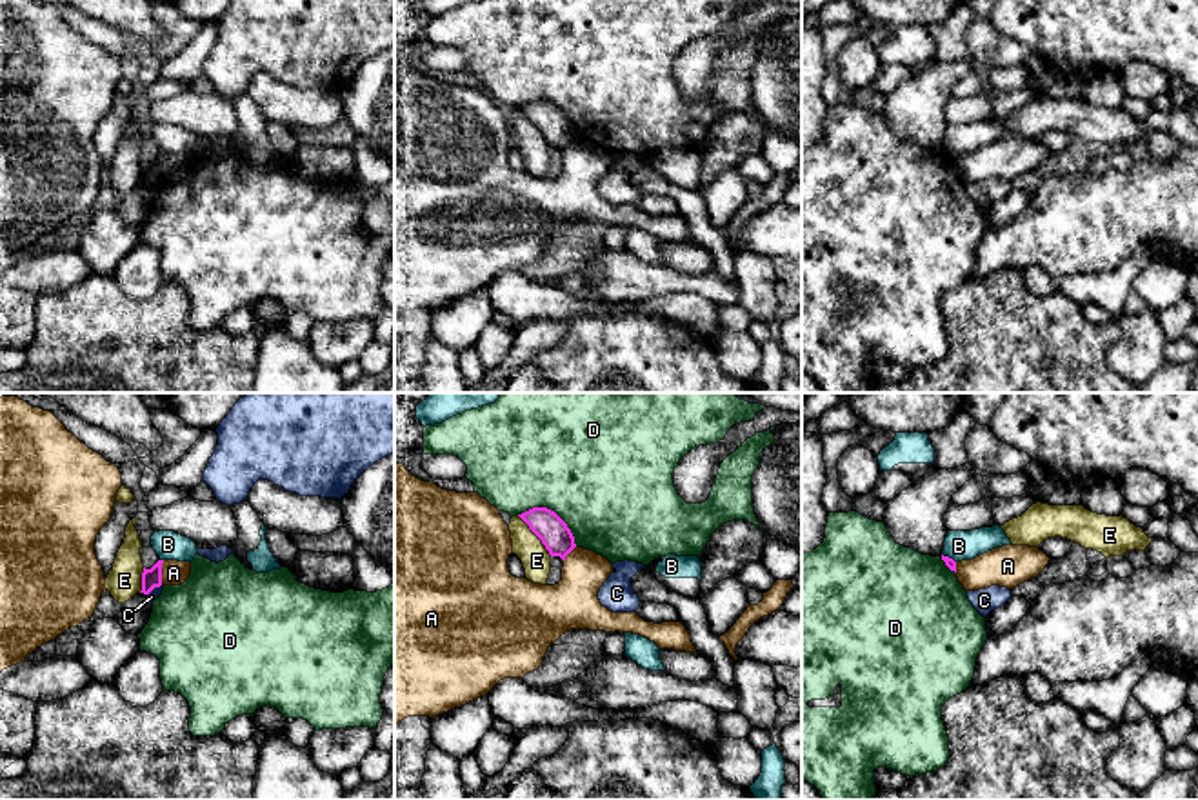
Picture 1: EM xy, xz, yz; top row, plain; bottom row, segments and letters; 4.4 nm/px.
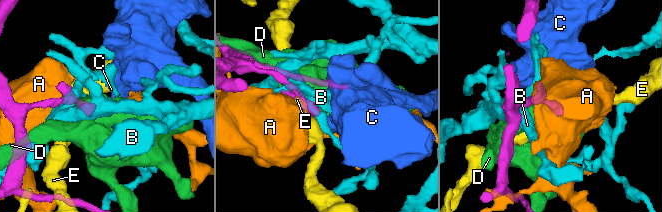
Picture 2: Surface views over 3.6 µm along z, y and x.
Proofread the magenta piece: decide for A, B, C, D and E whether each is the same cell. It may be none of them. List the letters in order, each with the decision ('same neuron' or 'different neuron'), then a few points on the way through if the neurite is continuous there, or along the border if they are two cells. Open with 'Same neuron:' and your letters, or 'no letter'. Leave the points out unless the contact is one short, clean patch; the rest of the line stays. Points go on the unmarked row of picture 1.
Same neuron: no letter
A: different neuron
B: different neuron
C: different neuron; border xy (160, 177), (146, 188)
D: different neuron
E: different neuron

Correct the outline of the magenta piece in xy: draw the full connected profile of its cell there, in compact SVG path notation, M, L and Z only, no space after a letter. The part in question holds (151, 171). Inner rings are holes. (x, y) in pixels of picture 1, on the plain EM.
M158 153L151 162L144 160L140 185L149 187L155 180L162 178L162 156L164 153Z

